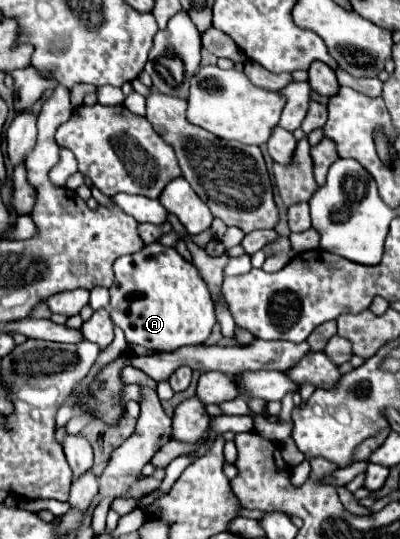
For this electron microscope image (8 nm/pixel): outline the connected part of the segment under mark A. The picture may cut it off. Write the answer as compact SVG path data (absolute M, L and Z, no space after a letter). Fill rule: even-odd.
M160 242L116 260L114 284L110 288L110 318L118 328L122 328L128 346L144 346L154 352L174 352L182 346L200 346L208 340L216 324L214 302L194 264L186 262L174 248Z

